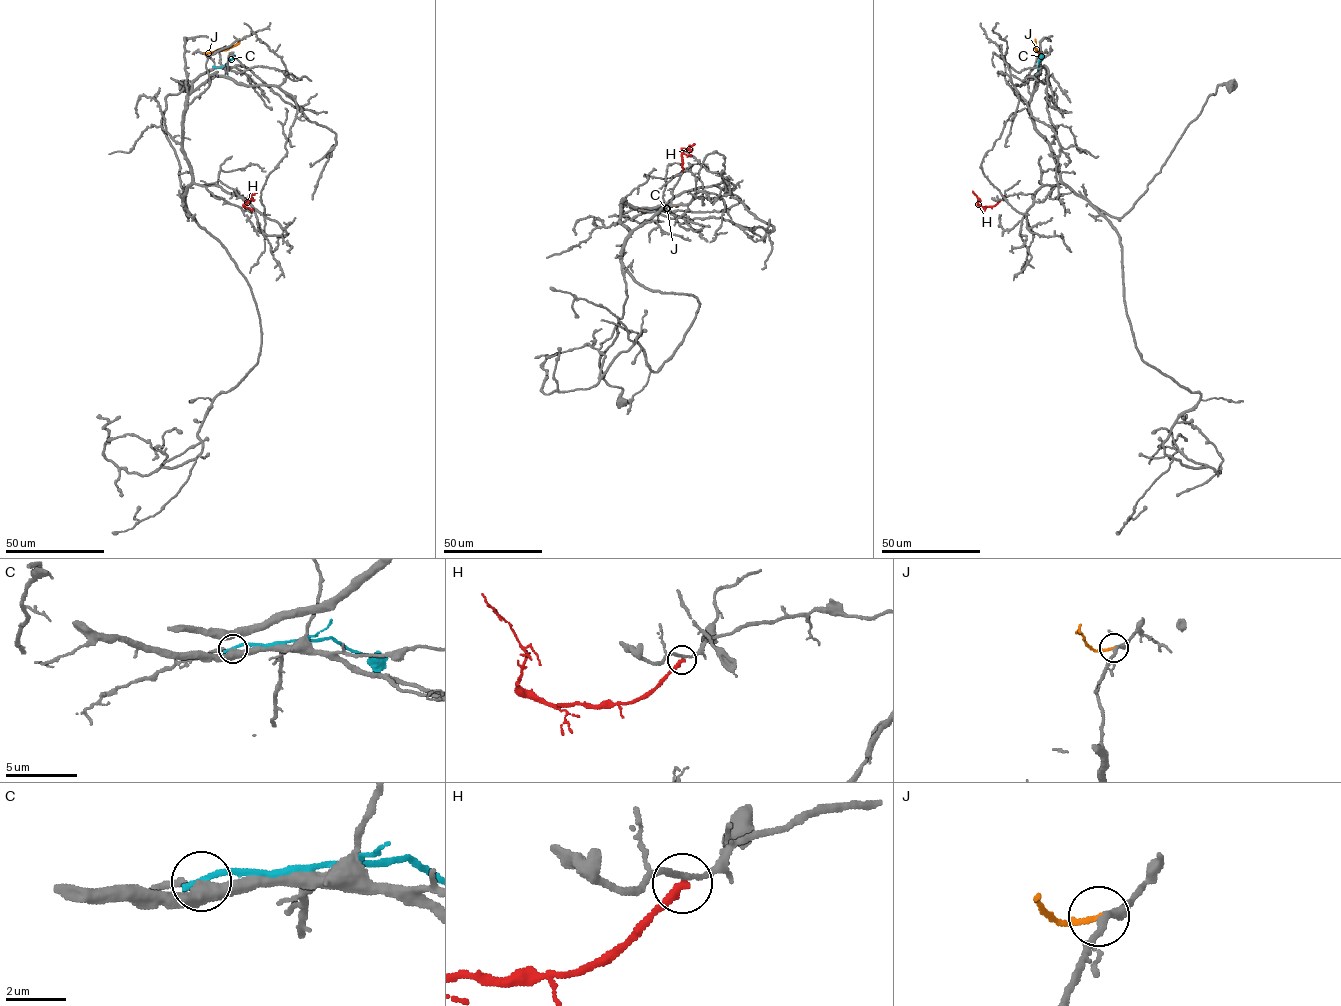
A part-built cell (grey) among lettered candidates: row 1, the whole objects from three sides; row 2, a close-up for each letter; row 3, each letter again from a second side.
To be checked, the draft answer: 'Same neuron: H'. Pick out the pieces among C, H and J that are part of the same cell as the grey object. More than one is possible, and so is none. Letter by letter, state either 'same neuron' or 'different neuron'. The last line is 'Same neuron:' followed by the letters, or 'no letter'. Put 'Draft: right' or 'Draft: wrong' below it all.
C: different neuron
H: different neuron
J: different neuron
Same neuron: no letter
Draft: wrong

